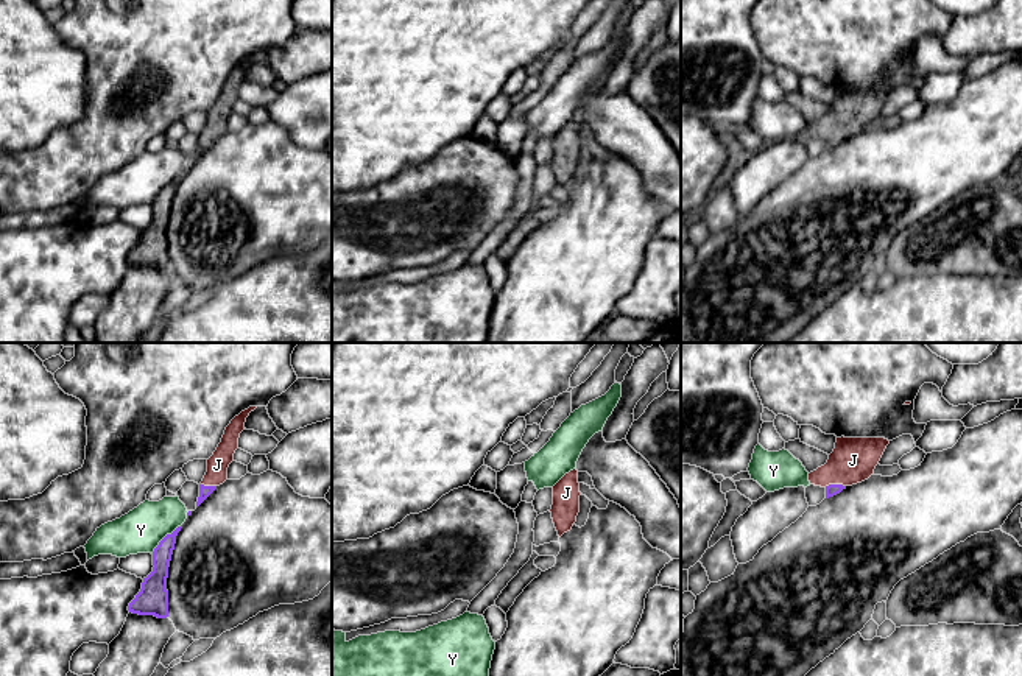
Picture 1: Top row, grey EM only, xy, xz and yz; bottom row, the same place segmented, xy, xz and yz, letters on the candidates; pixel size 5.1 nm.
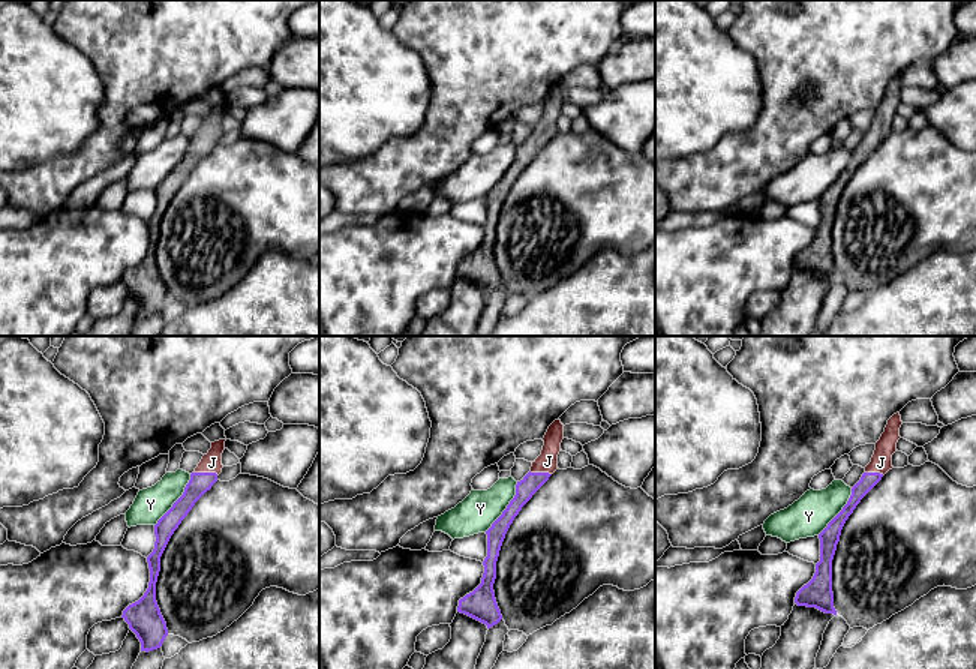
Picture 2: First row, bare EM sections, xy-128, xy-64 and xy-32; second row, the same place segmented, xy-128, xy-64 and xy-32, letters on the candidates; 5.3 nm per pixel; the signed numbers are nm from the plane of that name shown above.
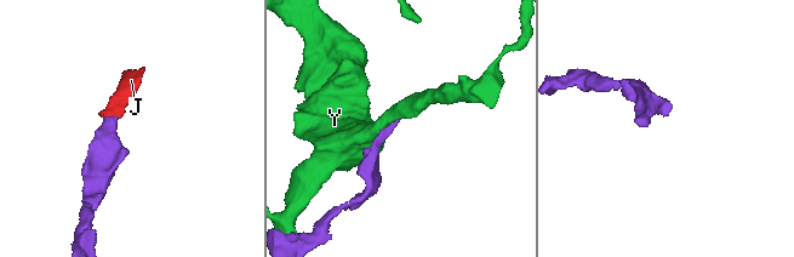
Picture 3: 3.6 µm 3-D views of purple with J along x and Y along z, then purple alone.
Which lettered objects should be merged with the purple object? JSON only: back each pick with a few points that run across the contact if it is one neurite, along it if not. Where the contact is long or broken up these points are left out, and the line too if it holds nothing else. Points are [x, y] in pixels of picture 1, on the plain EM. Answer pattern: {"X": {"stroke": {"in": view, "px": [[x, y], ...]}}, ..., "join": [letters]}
{"J": {"stroke": {"in": "yz", "px": [[832, 140], [834, 136], [852, 111]]}}, "join": ["J"]}

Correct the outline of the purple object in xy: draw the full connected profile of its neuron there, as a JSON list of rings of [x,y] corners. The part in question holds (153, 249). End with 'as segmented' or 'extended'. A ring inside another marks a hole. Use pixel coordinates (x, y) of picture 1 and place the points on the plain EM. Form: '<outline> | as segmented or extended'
[[[182,176],[167,185],[153,202],[153,223],[143,229],[142,240],[129,254],[128,262],[139,266],[168,268],[167,229],[176,187]]] | as segmented

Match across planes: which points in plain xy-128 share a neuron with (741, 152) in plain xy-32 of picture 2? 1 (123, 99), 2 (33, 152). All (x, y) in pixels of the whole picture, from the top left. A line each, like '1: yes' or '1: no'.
1: yes
2: no

